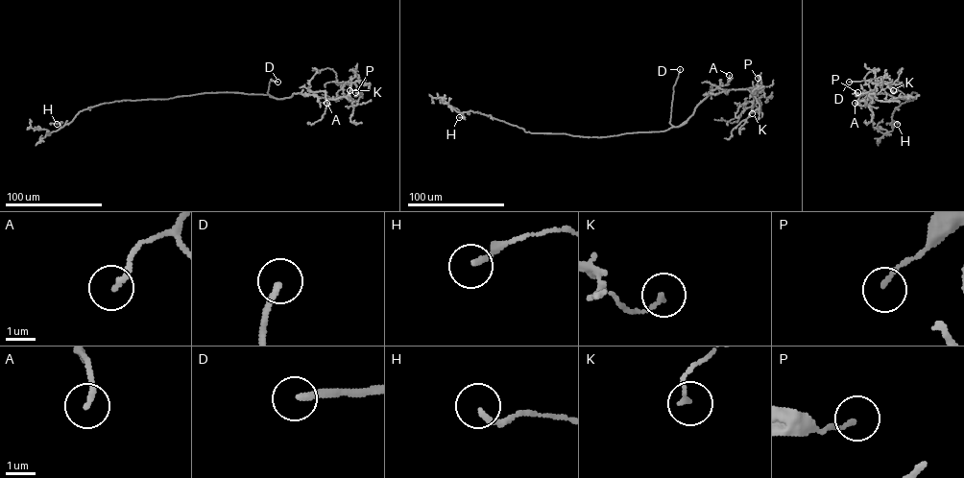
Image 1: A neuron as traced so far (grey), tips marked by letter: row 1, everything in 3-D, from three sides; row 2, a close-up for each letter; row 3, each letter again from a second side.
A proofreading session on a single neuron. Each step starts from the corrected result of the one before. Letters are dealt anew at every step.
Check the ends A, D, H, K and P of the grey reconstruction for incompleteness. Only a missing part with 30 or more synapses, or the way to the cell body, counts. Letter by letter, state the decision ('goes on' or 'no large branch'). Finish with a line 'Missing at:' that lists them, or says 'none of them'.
A: goes on
D: goes on
H: no large branch
K: no large branch
P: no large branch
Missing at: A, D

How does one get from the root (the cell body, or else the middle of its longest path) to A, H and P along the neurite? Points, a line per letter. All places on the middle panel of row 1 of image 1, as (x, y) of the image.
A: (623, 134), (663, 131), (679, 126), (710, 93), (717, 86), (726, 84), (729, 75)
H: (623, 134), (586, 137), (531, 132), (477, 111), (464, 111), (464, 118), (459, 117)
P: (623, 134), (663, 131), (679, 126), (713, 90), (748, 89), (754, 94), (762, 86), (760, 77), (758, 78)

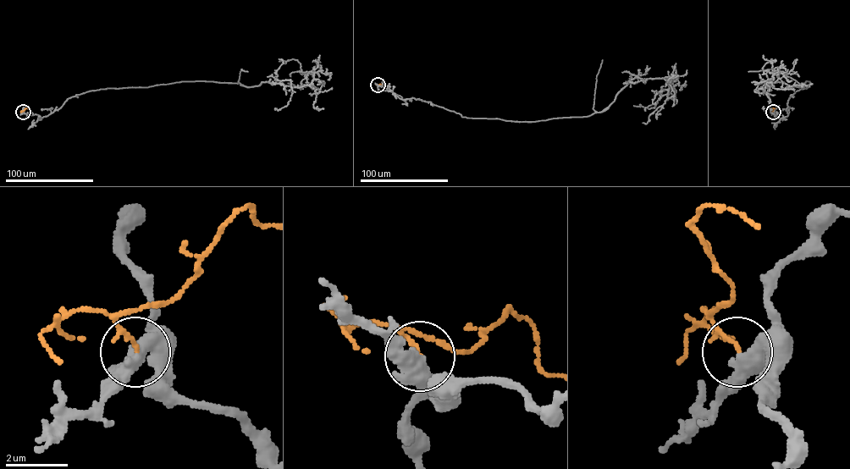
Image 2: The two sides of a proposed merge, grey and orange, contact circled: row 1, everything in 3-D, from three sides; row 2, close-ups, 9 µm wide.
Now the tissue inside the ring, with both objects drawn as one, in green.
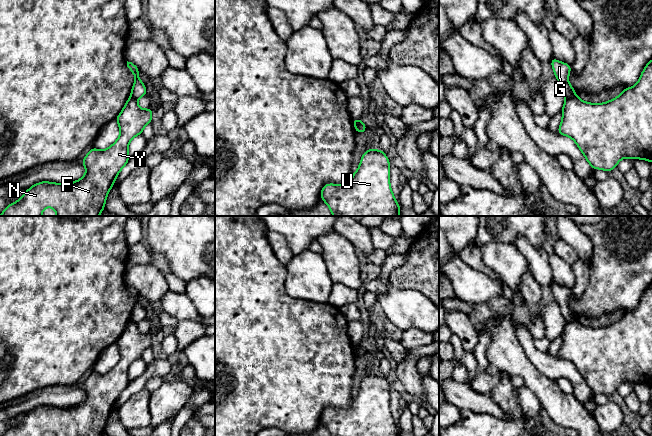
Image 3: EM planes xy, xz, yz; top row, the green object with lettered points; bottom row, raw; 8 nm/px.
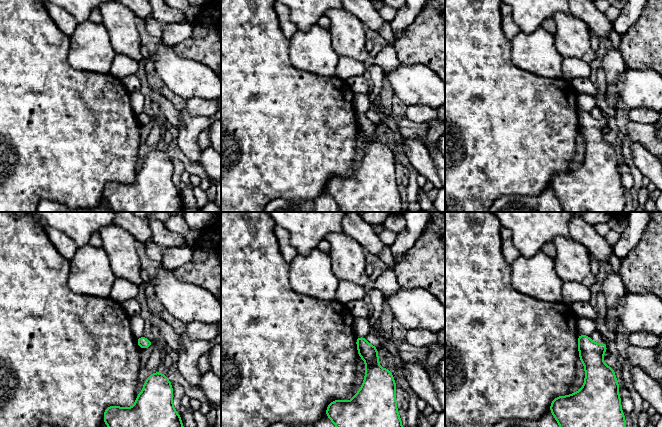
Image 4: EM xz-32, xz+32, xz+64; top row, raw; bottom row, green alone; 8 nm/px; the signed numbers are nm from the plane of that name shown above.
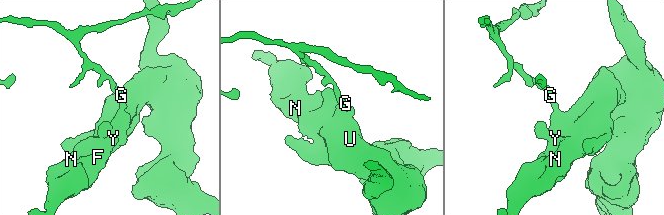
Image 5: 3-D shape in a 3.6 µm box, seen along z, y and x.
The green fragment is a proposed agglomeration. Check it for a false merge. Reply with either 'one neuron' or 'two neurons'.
two neurons

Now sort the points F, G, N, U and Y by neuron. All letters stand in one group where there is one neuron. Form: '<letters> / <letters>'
F N U Y / G

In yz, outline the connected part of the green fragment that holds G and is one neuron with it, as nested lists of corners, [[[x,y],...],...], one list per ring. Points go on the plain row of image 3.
[[[553,281],[551,282],[550,286],[552,288],[553,296],[560,307],[561,314],[565,319],[565,322],[569,323],[574,321],[576,319],[575,314],[568,305],[569,297],[571,296],[571,289],[560,286]]]

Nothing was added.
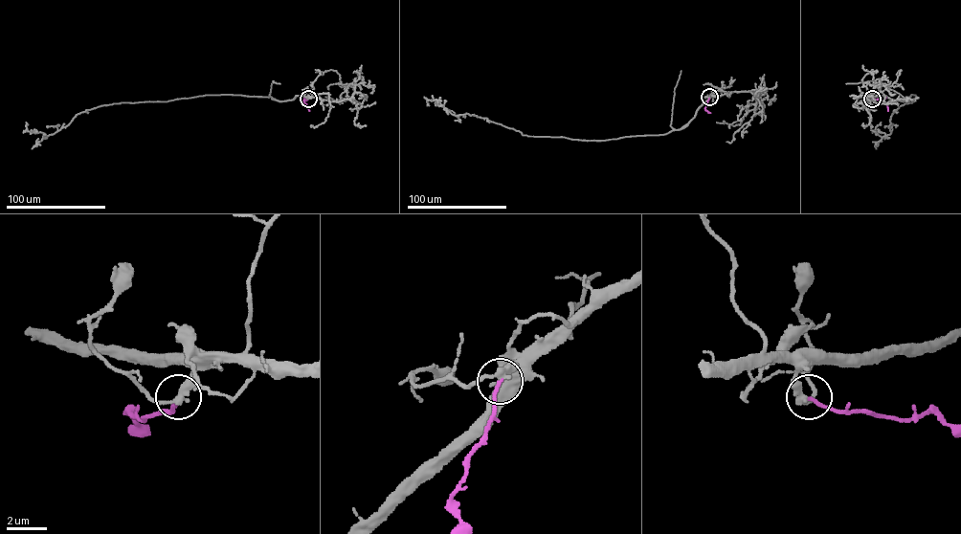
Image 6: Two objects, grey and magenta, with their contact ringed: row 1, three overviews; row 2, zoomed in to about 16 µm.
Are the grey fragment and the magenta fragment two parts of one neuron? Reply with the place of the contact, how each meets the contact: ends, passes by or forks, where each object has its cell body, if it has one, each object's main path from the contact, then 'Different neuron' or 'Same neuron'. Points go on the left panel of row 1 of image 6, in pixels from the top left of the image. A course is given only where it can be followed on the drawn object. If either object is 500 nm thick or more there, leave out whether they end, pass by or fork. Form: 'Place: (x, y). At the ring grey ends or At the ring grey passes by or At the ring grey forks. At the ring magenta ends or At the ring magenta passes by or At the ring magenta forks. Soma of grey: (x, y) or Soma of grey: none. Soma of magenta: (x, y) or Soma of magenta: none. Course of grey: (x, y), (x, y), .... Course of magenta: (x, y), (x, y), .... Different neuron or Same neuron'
Place: (308, 99). At the ring grey passes by. At the ring magenta ends. Soma of grey: none. Soma of magenta: none. Course of grey: (308, 99), (279, 101), (223, 94), (122, 102), (78, 114), (48, 135), (31, 133), (28, 124). Course of magenta: (308, 99), (303, 101), (309, 111). Same neuron

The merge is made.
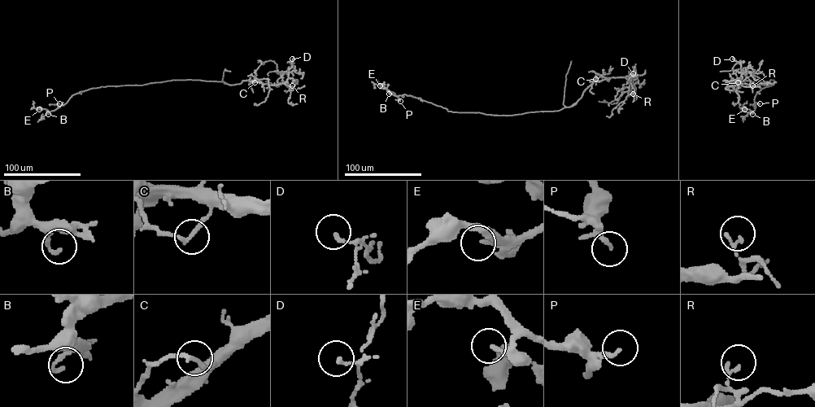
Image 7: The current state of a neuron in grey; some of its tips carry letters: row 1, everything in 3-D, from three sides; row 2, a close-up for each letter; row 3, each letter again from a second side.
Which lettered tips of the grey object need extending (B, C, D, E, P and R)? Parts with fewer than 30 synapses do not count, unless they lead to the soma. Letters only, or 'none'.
none

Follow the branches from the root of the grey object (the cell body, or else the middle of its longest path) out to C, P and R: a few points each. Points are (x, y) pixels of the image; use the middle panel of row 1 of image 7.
C: (525, 113), (558, 111), (570, 107), (595, 79)
P: (525, 113), (496, 115), (452, 111), (405, 94), (397, 97), (400, 101)
R: (525, 113), (558, 111), (570, 107), (600, 76), (625, 77), (634, 89), (633, 94)

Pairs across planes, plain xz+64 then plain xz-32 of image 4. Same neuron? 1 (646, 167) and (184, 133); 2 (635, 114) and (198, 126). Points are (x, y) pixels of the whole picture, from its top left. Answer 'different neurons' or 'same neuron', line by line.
1: same neuron
2: different neurons

